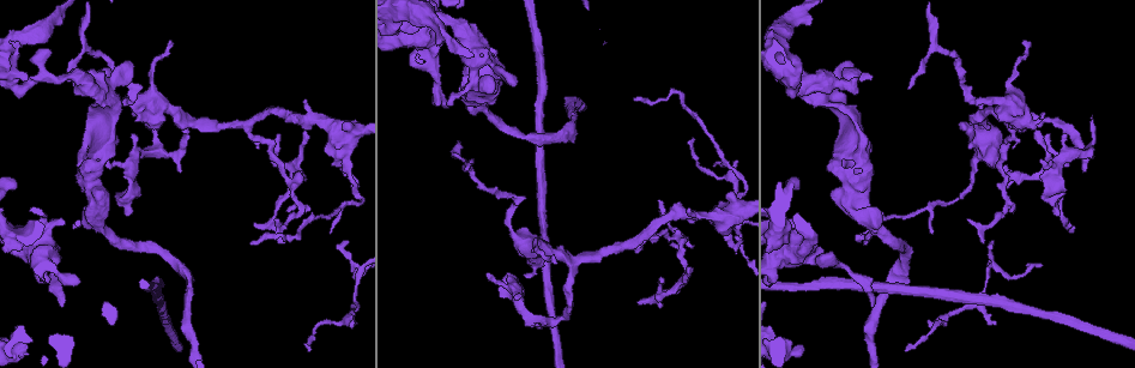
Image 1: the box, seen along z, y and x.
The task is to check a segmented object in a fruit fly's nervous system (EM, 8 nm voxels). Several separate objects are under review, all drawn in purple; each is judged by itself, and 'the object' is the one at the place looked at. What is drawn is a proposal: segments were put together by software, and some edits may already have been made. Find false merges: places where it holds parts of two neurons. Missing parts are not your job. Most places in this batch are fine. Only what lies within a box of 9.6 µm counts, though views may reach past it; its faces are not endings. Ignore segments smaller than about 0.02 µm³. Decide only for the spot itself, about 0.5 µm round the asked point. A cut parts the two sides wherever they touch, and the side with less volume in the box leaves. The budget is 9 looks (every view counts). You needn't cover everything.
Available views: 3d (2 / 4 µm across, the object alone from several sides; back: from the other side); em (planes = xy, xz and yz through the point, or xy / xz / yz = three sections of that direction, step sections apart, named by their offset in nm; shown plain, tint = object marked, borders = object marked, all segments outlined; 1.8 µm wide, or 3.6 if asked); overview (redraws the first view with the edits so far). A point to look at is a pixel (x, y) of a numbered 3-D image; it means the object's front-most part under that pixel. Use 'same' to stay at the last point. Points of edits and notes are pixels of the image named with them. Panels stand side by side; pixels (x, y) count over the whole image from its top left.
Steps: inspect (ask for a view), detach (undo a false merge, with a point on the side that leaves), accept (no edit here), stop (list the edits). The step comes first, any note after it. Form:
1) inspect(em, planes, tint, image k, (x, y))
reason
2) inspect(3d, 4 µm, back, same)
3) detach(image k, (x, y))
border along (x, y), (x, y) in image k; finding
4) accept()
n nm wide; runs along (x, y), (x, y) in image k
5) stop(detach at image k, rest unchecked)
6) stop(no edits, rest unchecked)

inspect(3d, 4 µm, image 1, (1003, 182))
two arms in line, one across

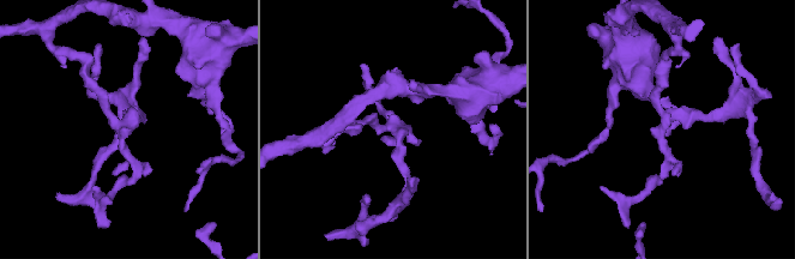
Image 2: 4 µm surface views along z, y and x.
inspect(em, xz, step 4, tint, image 2, (386, 128))
3 arms; shape alone is not enough

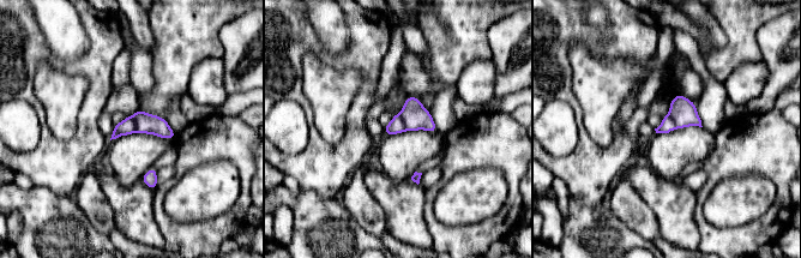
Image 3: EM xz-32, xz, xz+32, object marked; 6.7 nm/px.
detach(image 3, (415, 116))
border along (398, 114), (407, 130) in image 3; two neurons meet here

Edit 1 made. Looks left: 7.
inspect(em, planes, borders, image 1, (562, 252))
thin arm on a thick one

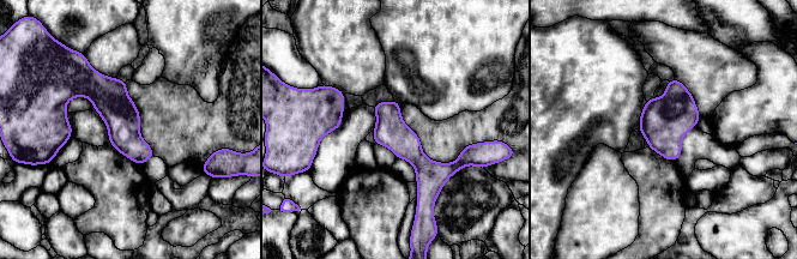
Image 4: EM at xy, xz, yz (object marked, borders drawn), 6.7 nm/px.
accept()
220 nm wide; all the same neuron

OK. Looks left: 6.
inspect(em, planes, tint, image 1, (815, 95))
thin neck

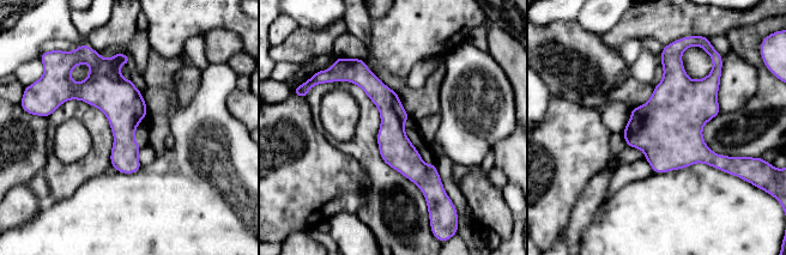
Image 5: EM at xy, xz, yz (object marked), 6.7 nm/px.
accept()
220 nm wide; runs along (356, 67), (430, 189) in image 5; all the same neuron

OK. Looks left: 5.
inspect(em, 3.6 µm, planes, tint, image 1, (783, 237))
sharp bend

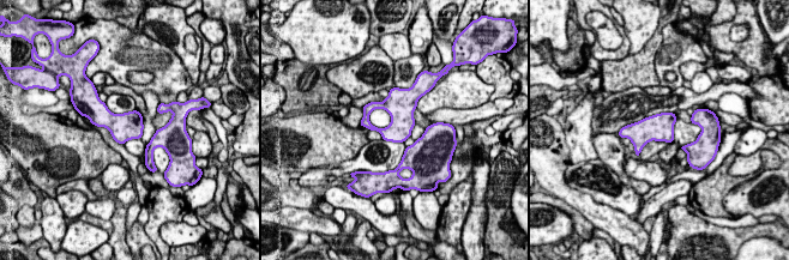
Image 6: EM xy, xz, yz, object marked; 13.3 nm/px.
accept()
continuous, no second neuron

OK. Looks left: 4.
stop(detach at image 3, rest unchecked)

